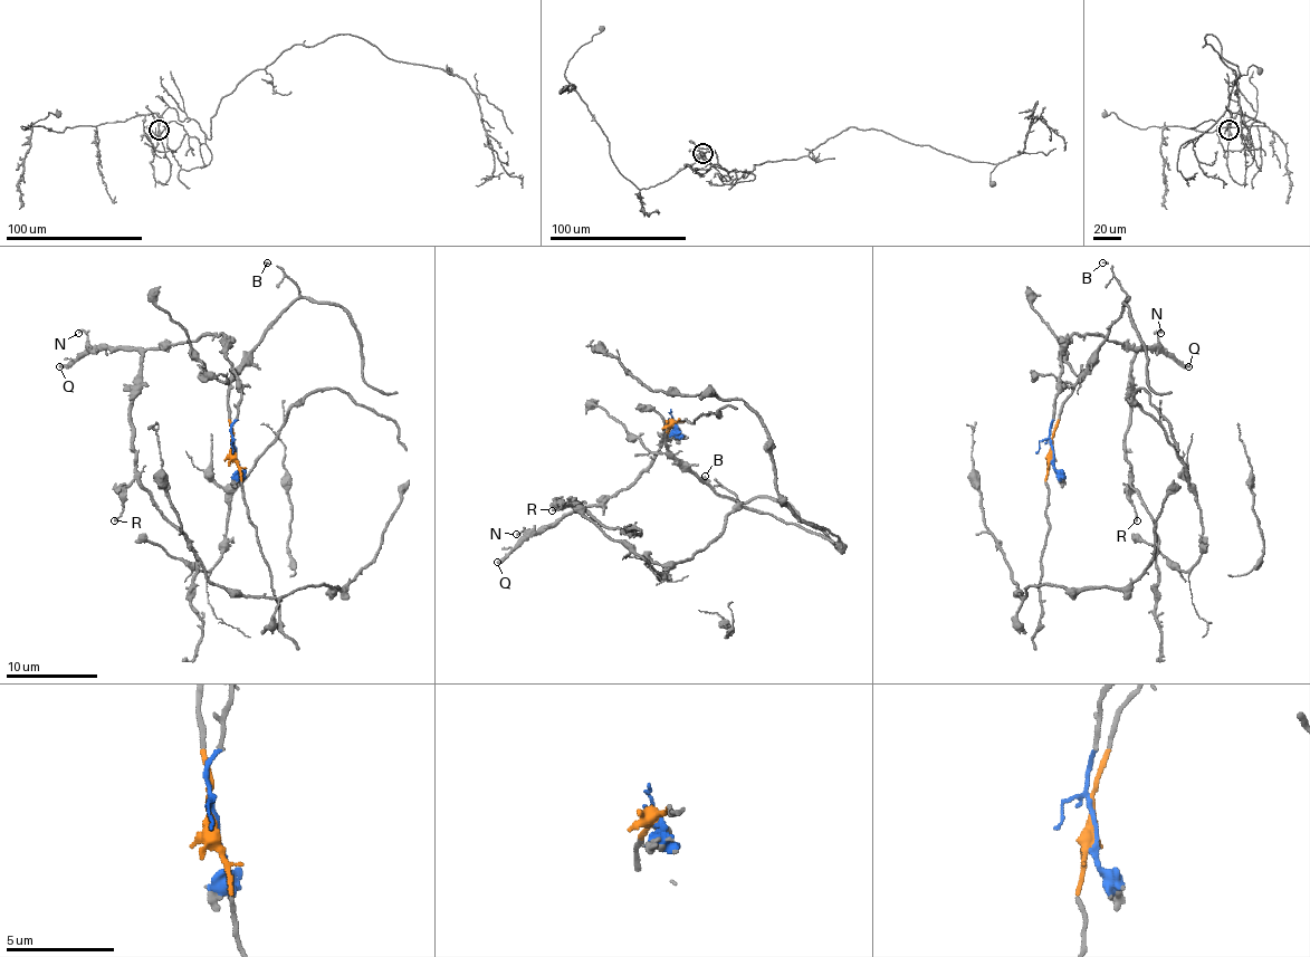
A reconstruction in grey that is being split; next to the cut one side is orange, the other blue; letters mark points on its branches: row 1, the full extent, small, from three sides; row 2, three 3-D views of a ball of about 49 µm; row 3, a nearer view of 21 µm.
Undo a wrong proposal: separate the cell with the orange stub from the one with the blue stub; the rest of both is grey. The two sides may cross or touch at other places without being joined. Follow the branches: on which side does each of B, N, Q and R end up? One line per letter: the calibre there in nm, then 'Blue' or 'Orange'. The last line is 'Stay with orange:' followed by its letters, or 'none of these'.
B: Thickness 180 nm. Orange
N: Thickness 80 nm. Blue
Q: Thickness 320 nm. Blue
R: Thickness 160 nm. Blue
Stay with orange: B

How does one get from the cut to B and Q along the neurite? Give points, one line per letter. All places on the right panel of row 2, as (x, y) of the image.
B: (1051, 450), (1062, 402), (1127, 296), (1110, 266), (1101, 261)
Q: (1051, 450), (1049, 427), (1058, 398), (1060, 348), (1074, 335), (1103, 335), (1131, 348), (1166, 348), (1188, 367)

